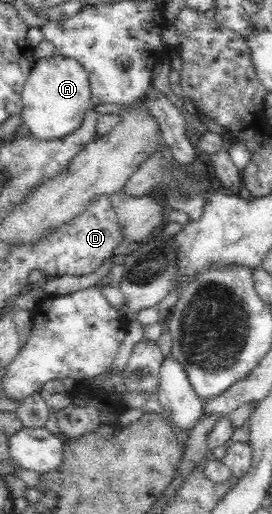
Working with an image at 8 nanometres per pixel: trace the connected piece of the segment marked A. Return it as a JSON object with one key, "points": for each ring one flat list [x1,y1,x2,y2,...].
{"points":[[59,54,55,57,36,60,30,71,30,76,23,86,22,100,24,105,21,111,22,121,31,132,31,135,40,141,63,139,63,137,73,134,82,125,86,111,93,107,87,72,85,72,77,59,63,57]]}

